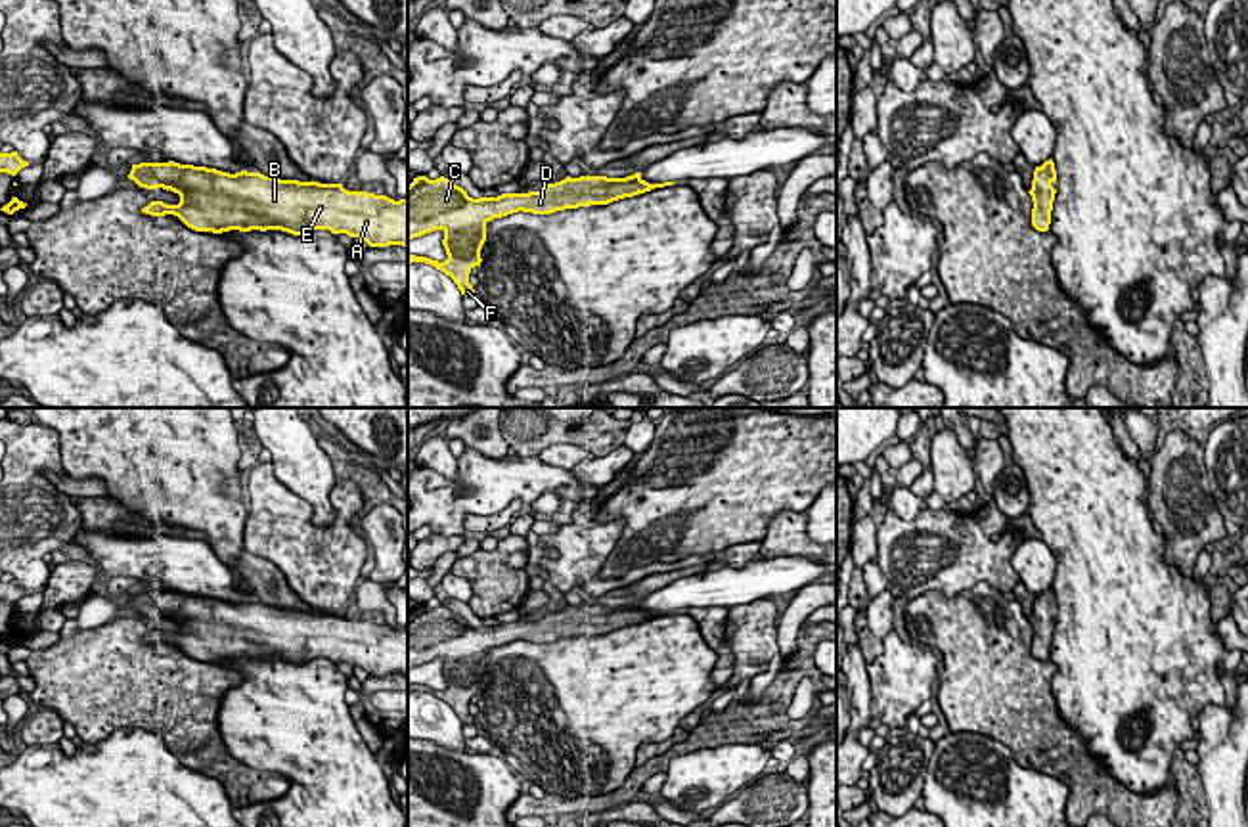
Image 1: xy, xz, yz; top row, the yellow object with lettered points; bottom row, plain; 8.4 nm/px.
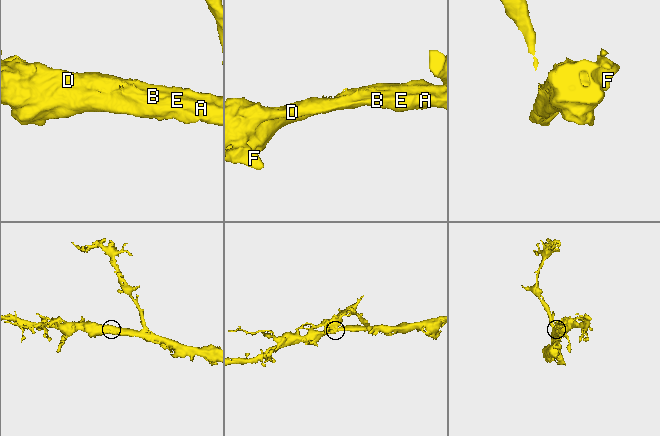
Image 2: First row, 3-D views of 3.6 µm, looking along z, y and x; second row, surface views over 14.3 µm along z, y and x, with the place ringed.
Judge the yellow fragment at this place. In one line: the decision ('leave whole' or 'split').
leave whole

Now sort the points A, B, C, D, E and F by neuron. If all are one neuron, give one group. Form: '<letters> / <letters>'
A B C D E F

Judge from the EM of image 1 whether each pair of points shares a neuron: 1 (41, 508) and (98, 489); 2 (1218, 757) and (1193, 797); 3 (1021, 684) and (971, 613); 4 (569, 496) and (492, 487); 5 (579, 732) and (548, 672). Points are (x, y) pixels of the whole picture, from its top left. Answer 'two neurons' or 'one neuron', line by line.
1: two neurons
2: two neurons
3: one neuron
4: one neuron
5: one neuron

